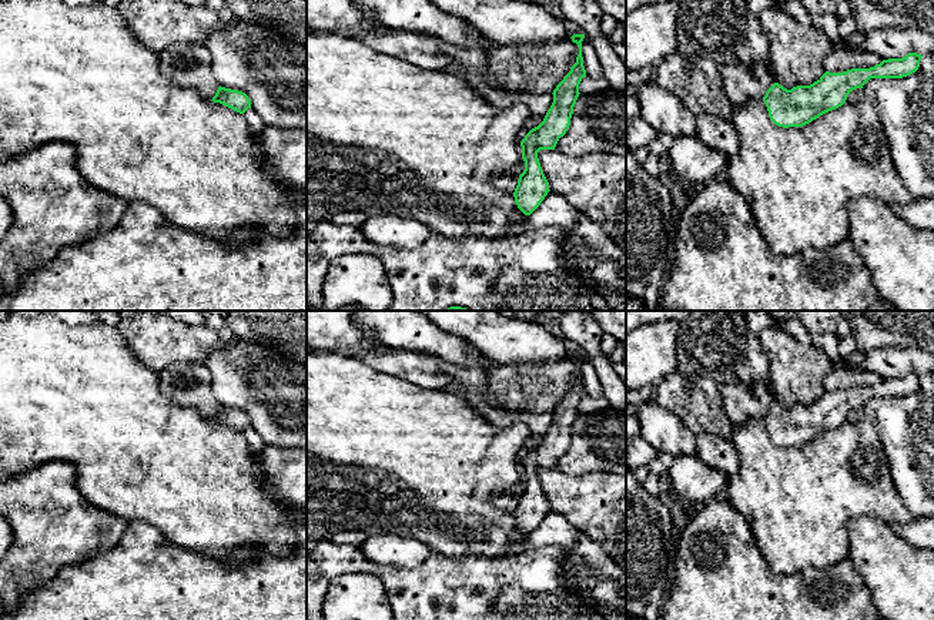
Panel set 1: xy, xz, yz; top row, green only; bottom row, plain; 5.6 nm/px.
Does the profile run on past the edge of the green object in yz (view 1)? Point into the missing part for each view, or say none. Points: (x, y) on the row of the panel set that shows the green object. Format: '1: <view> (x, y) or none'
1: none

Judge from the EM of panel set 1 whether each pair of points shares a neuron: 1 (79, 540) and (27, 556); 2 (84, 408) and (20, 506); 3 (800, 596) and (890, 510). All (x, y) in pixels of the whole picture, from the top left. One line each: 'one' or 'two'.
1: one
2: two
3: two

